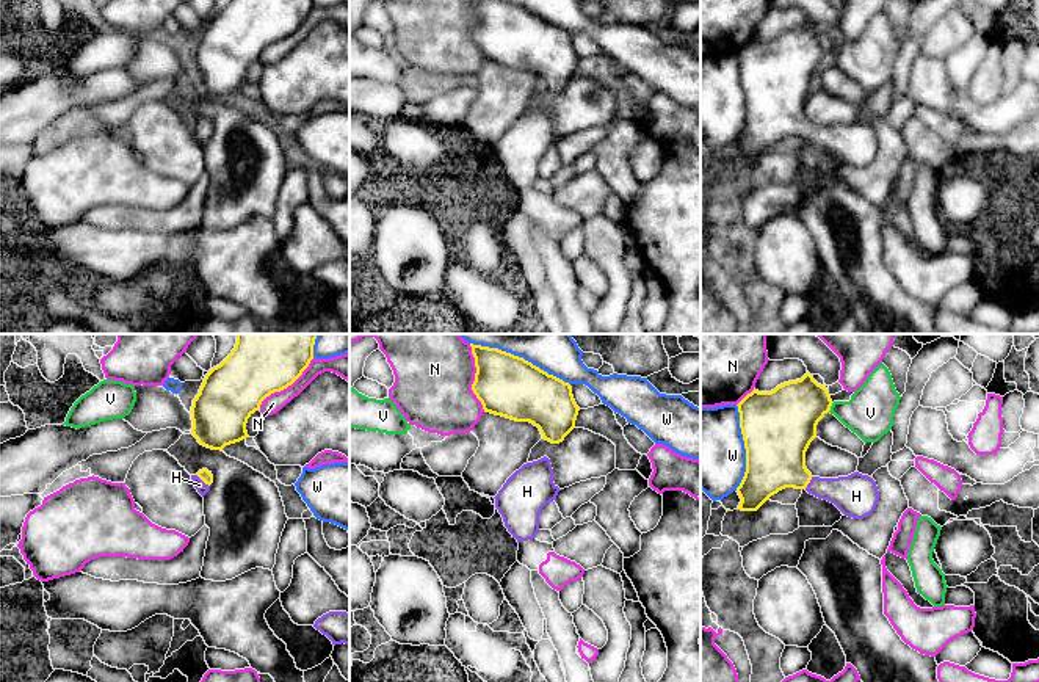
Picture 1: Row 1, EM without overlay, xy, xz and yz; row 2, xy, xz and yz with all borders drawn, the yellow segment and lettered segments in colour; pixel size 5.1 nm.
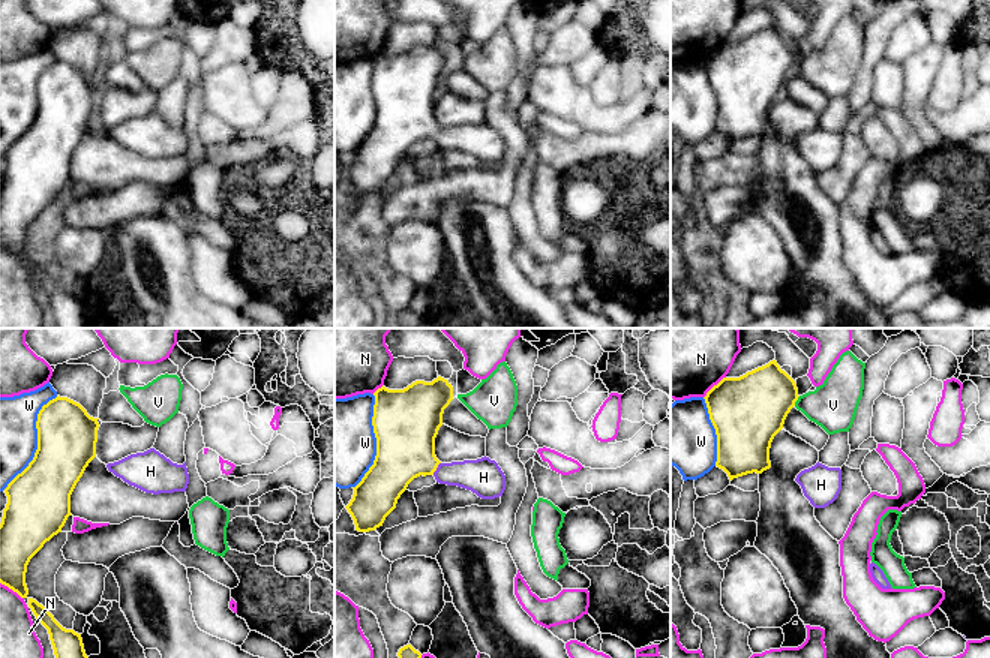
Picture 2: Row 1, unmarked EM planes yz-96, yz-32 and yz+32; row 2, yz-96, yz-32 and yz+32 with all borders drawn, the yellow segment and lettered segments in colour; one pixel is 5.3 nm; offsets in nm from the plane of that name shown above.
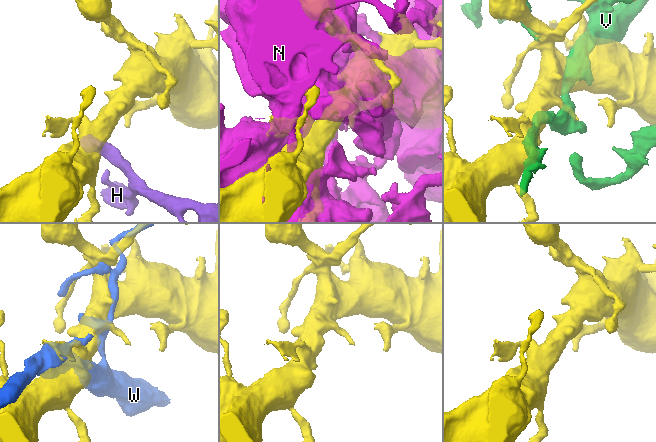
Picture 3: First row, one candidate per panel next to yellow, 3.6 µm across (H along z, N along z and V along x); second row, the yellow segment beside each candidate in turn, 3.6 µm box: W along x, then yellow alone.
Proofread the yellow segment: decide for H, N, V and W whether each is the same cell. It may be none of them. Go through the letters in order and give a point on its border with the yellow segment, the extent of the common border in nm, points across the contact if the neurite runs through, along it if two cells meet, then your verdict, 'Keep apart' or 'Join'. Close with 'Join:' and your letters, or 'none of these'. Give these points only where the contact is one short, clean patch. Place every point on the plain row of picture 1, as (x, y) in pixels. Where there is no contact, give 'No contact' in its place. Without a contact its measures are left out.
H: Touches yellow at xy (202, 129). Shared border 100 nm. Path across: xy (204, 123), (202, 129), (199, 134). Join
N: Touches yellow at xy (285, 36). Shared border 380 nm. Keep apart
V: Touches yellow at yz (829, 57). Shared border 50 nm. Keep apart
W: Touches yellow at yz (745, 96). Shared border 440 nm. Keep apart
Join: H

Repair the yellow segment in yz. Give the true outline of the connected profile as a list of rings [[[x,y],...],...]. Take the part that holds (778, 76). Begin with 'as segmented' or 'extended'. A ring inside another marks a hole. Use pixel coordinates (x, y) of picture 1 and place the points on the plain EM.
extended | [[[810,22],[771,41],[754,38],[737,55],[746,97],[737,158],[757,160],[771,144],[795,136],[834,152],[853,168],[863,168],[874,160],[879,140],[871,125],[854,121],[820,127],[805,116],[805,100],[816,86],[816,74],[832,55],[826,34],[818,33]]]

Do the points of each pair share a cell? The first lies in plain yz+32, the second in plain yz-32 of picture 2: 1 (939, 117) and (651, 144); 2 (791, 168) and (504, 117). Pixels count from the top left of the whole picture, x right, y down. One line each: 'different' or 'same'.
1: different
2: different

